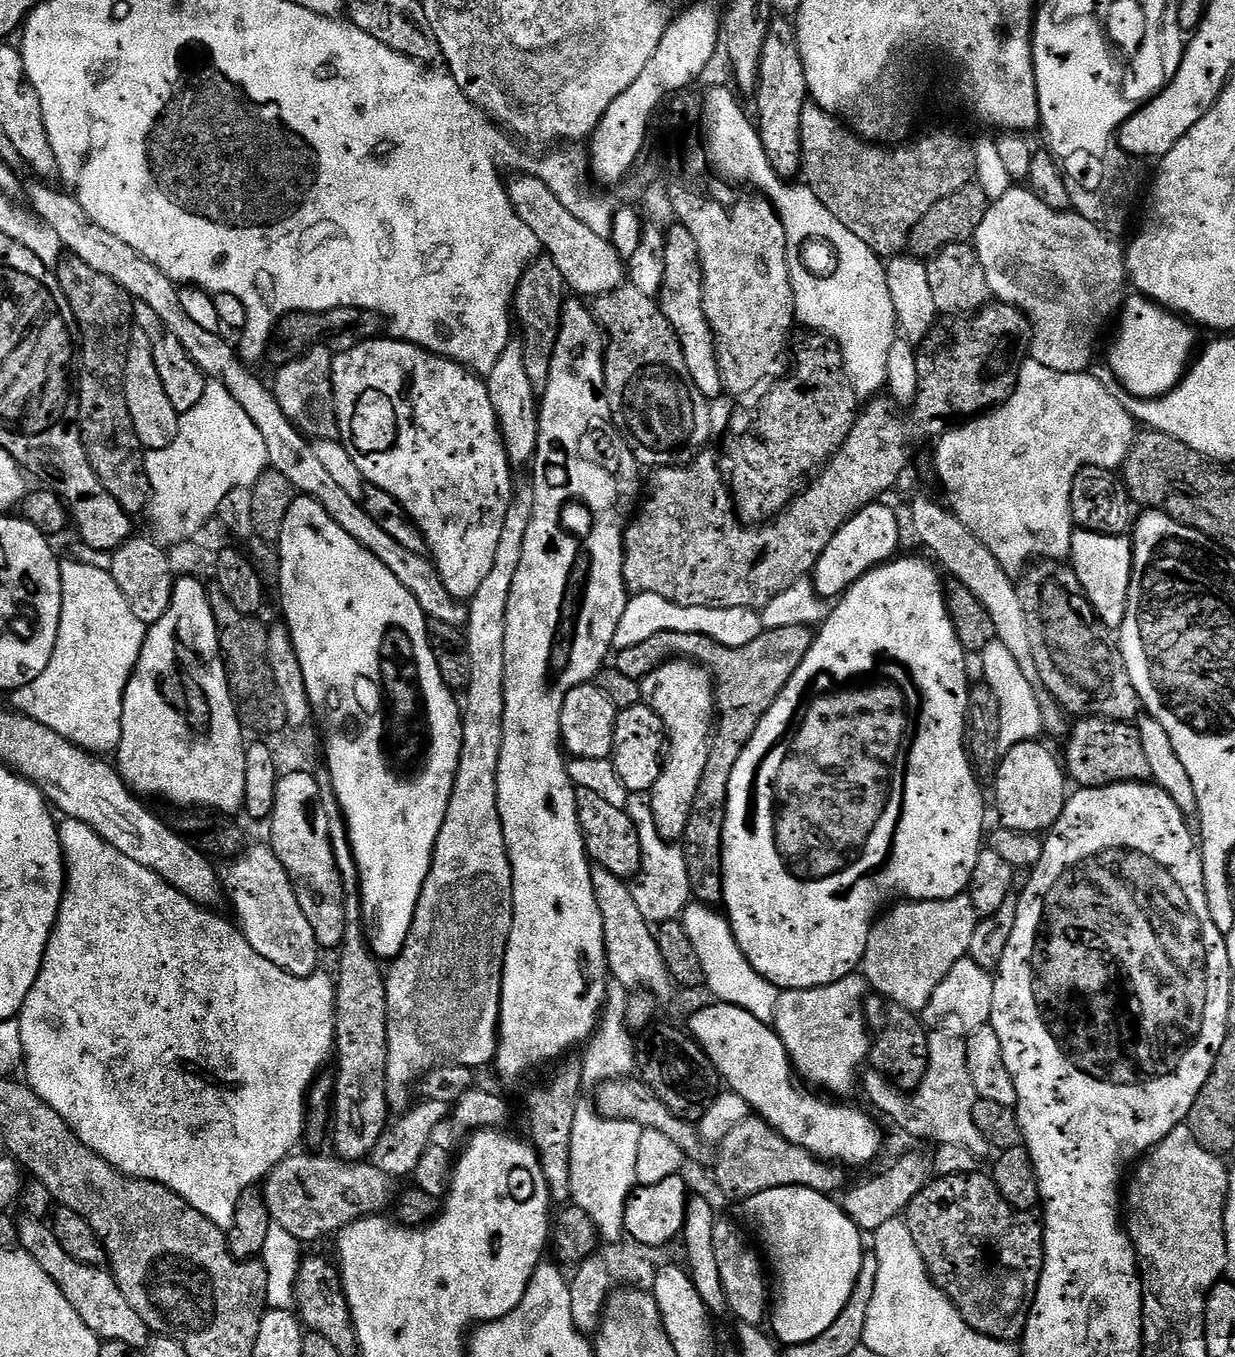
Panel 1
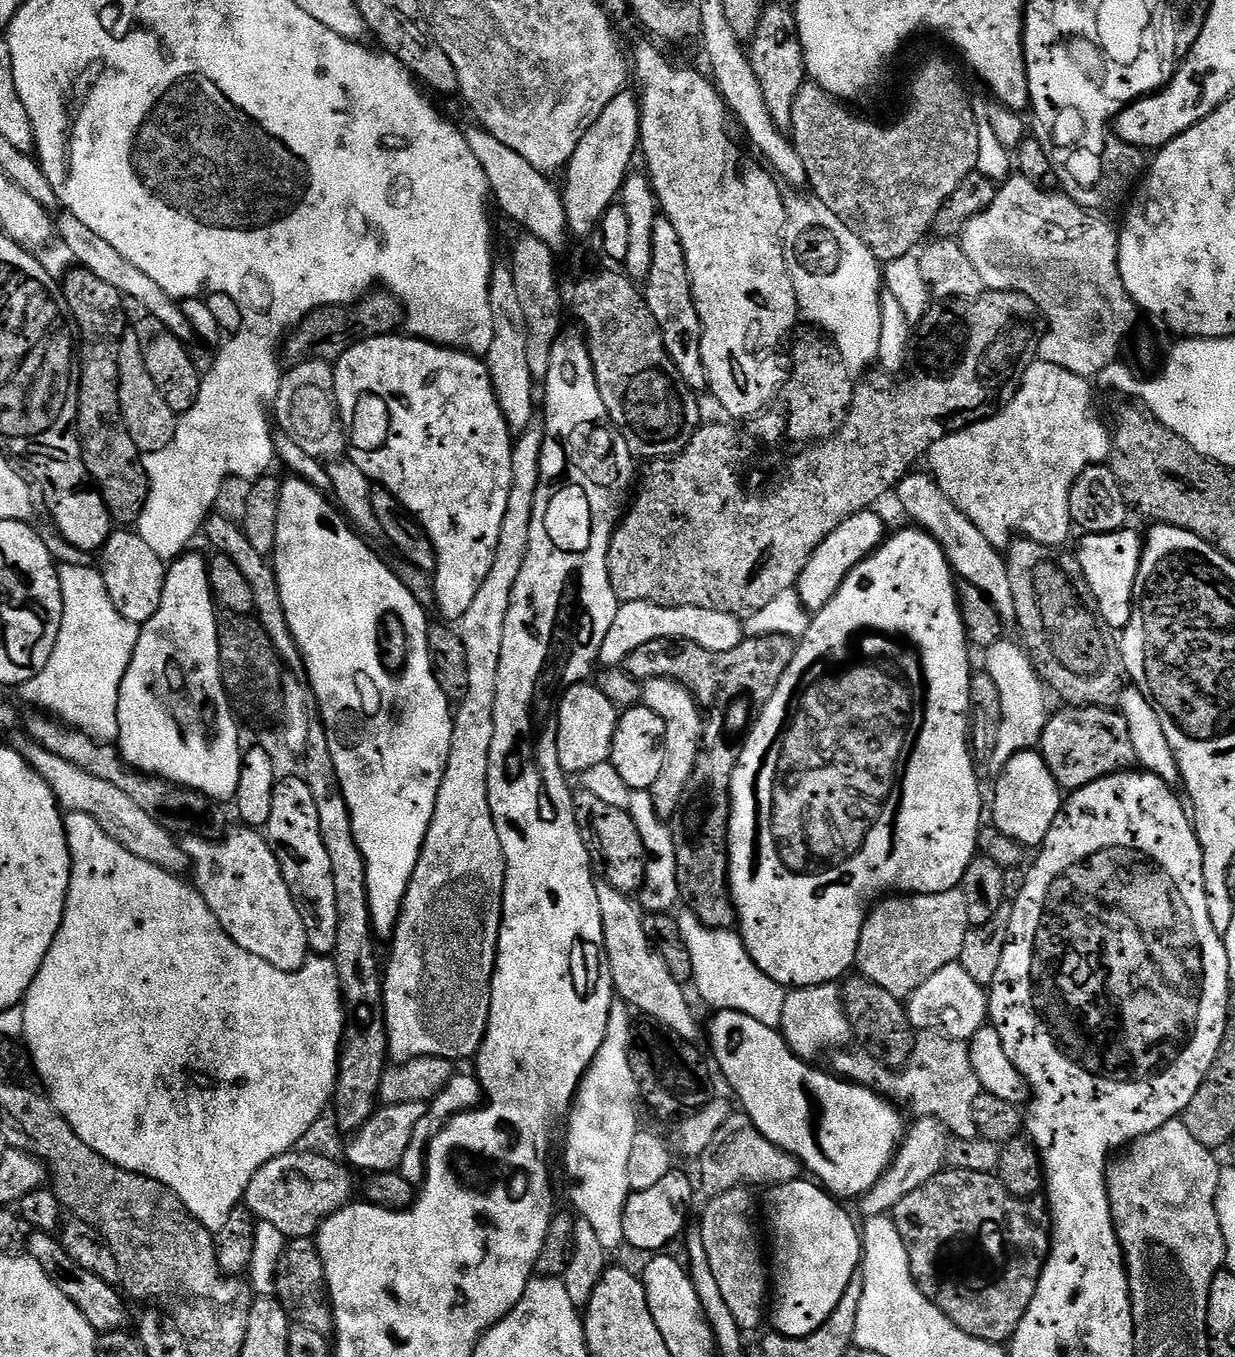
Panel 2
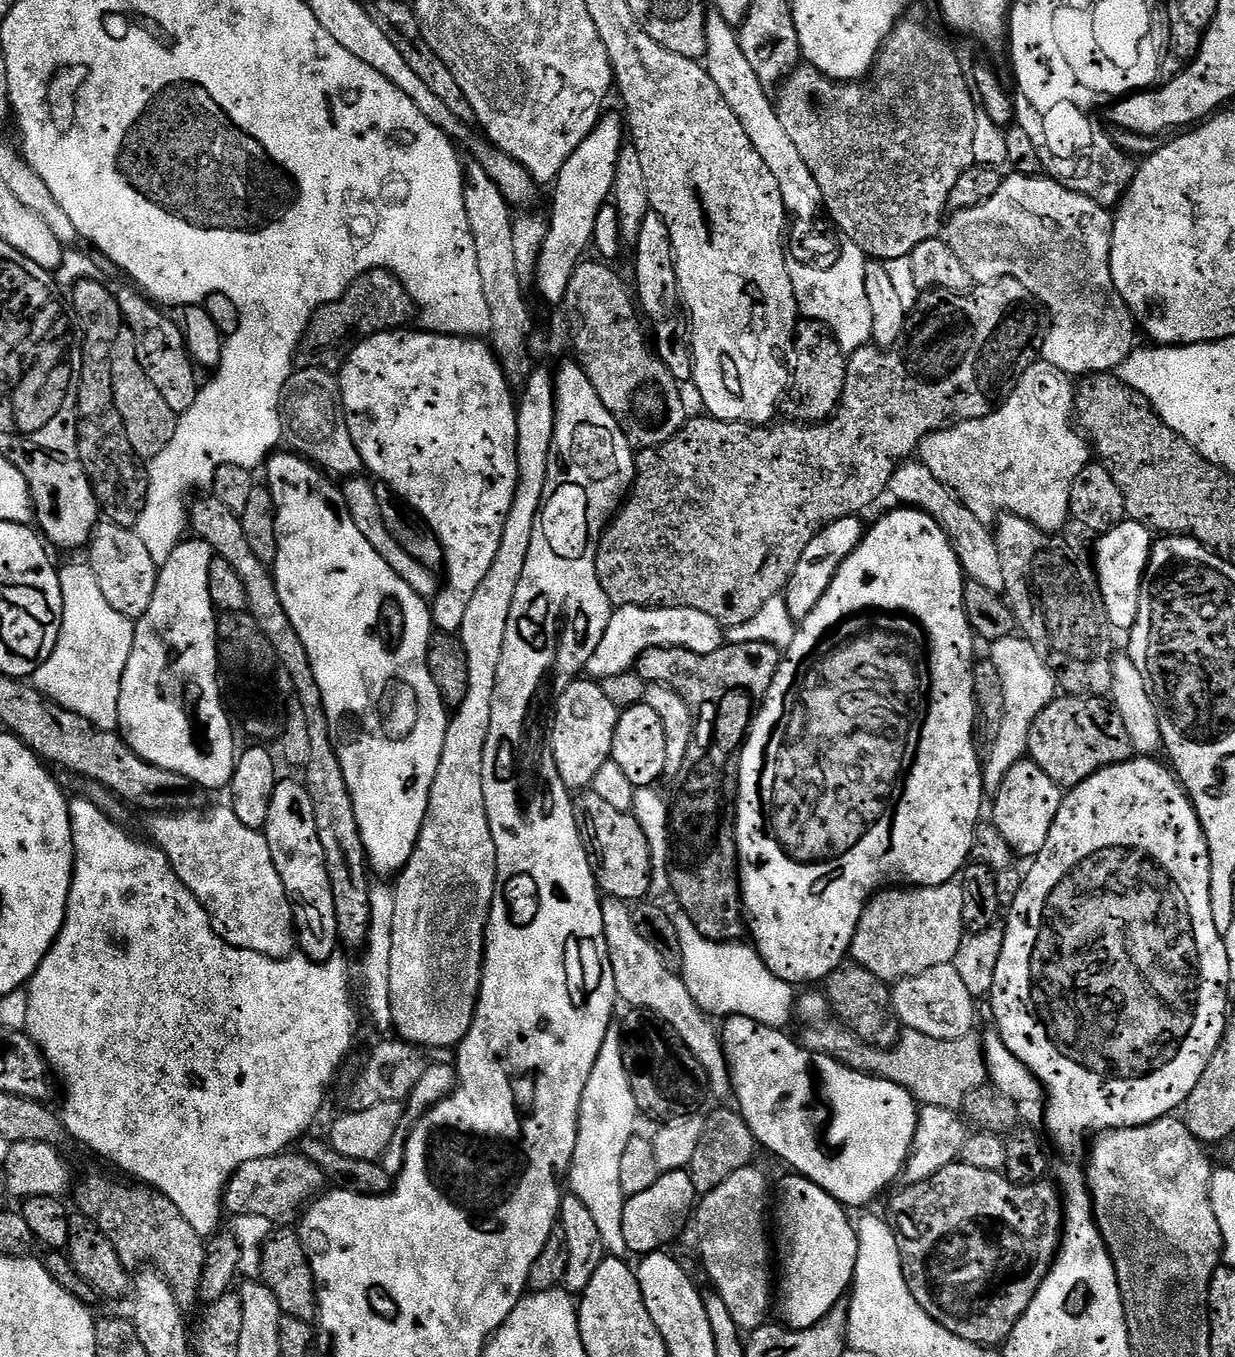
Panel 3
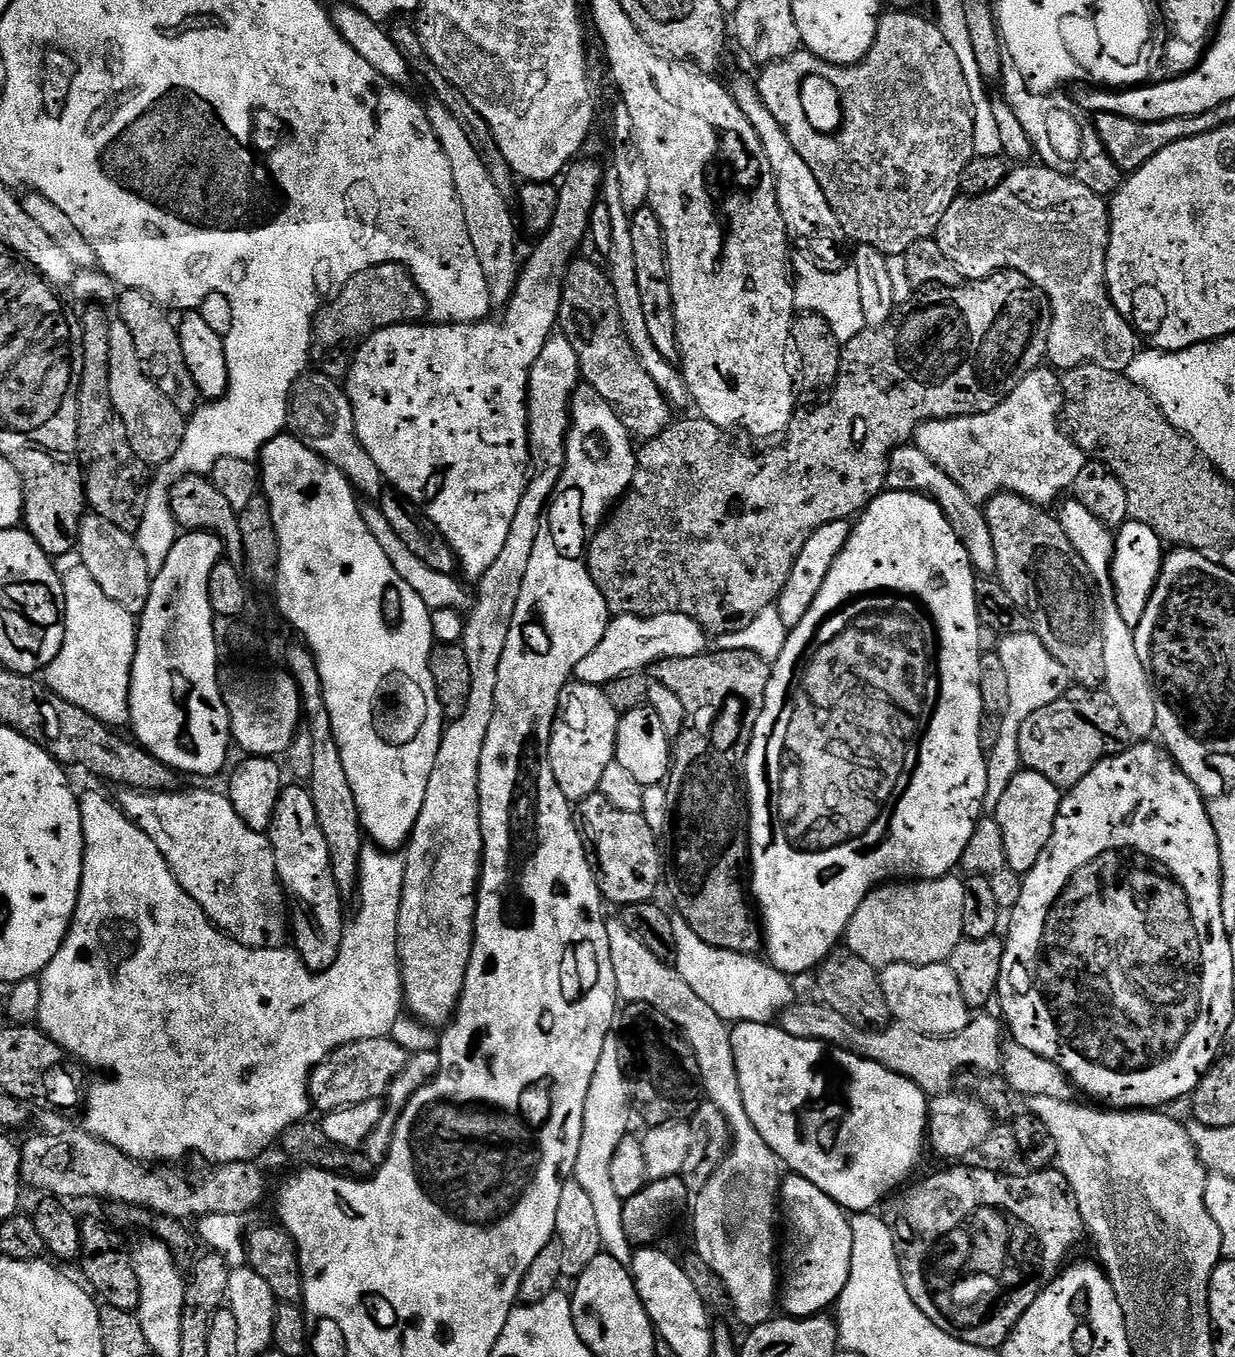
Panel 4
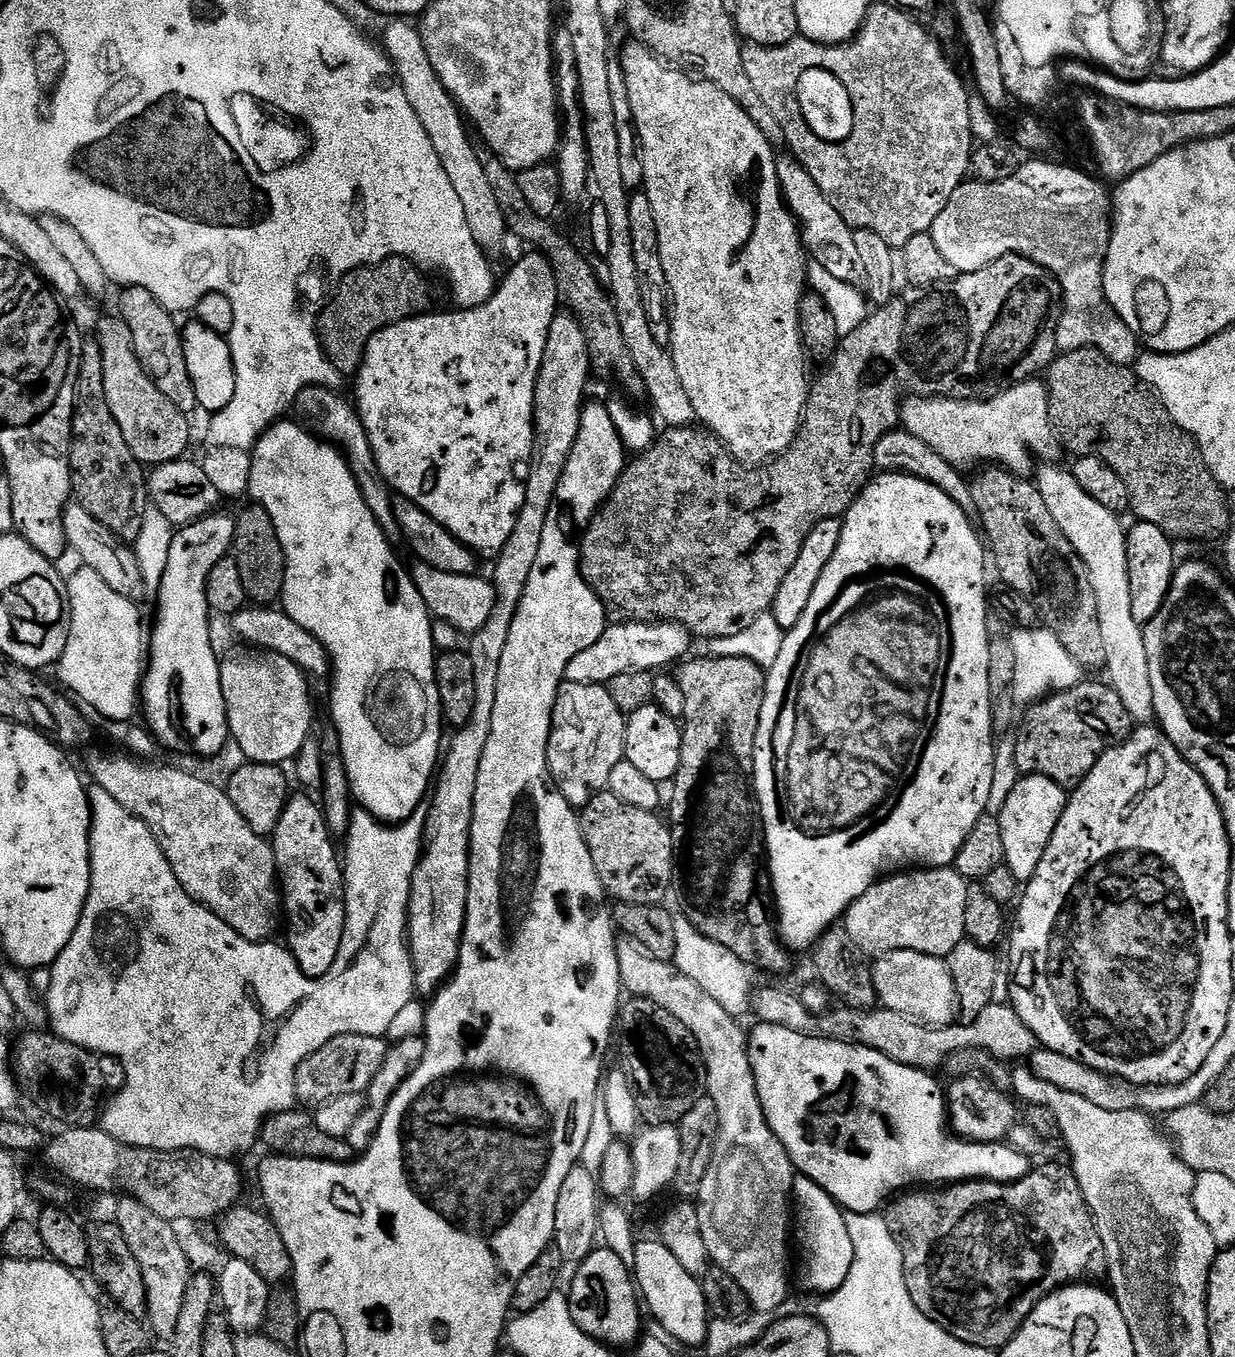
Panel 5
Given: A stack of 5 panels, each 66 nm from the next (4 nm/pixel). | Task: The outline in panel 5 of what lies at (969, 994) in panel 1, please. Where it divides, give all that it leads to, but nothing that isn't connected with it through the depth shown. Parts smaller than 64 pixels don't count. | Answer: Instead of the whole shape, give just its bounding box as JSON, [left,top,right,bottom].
[871,950,957,1028]

